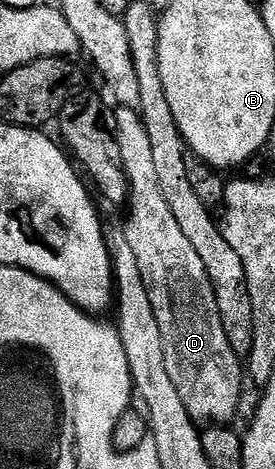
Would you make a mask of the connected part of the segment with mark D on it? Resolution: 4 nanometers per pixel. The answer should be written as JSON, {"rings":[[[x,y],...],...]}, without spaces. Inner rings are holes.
{"rings":[[[120,106],[115,109],[115,113],[116,137],[122,153],[122,166],[128,179],[128,221],[122,225],[122,231],[126,242],[130,242],[130,250],[134,250],[138,270],[142,270],[142,282],[146,282],[146,290],[150,294],[150,306],[154,306],[154,318],[158,318],[162,350],[166,354],[166,370],[174,381],[174,386],[178,386],[178,395],[182,397],[182,403],[186,405],[192,420],[204,426],[227,425],[240,408],[240,383],[246,380],[241,357],[236,356],[234,350],[230,350],[230,342],[226,342],[226,330],[222,330],[222,318],[218,314],[218,302],[214,298],[210,274],[206,274],[202,258],[198,258],[194,246],[190,246],[186,234],[182,234],[178,221],[162,194],[162,186],[158,186],[154,146],[150,146],[144,119],[136,108]]]}

